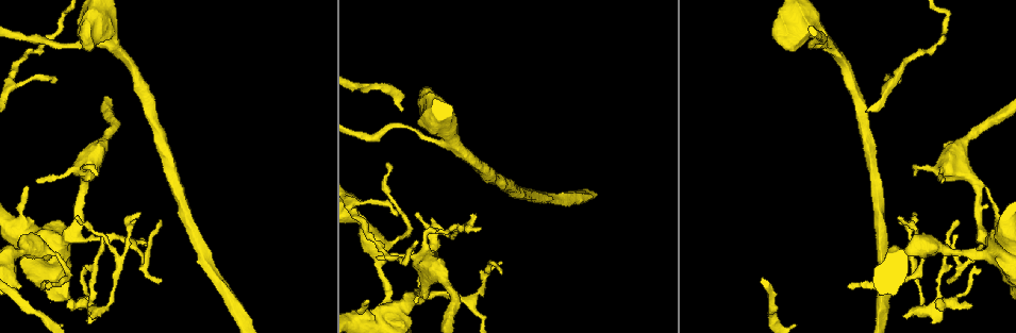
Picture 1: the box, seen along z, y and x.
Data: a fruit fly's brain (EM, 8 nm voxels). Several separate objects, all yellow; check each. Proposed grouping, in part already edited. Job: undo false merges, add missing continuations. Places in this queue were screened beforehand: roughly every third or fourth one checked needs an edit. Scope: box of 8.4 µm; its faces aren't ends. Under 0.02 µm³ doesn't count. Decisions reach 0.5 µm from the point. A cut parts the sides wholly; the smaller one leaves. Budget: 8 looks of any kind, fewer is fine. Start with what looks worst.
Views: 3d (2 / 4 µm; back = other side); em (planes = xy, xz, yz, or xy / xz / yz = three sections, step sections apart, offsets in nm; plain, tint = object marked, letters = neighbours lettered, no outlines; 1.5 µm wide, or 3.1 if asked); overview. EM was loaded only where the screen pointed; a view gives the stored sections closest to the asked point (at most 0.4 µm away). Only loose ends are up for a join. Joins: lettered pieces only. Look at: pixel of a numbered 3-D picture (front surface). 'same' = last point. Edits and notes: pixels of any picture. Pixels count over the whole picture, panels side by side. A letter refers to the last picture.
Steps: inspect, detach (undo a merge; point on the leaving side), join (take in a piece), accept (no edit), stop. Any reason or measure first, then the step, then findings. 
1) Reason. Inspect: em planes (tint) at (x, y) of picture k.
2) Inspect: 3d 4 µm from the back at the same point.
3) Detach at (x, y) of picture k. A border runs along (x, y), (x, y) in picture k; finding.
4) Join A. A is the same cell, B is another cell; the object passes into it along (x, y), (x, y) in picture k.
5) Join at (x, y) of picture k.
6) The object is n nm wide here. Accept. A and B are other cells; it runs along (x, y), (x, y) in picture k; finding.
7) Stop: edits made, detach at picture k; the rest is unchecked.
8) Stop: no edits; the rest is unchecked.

Thin end. Inspect: 3d 4 µm at (47, 289) of picture 1.

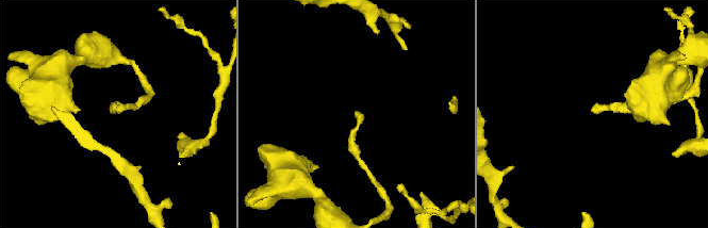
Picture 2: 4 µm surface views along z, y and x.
Now the EM. Inspect: em planes (letters) at (596, 111) of picture 2.

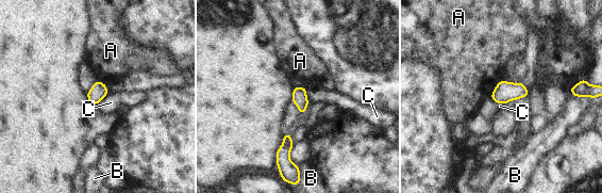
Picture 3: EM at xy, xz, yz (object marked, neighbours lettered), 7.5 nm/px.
Accept. A, B and C are other cells; a border runs along (305, 89), (305, 95), (310, 102) in picture 3; none of them fits.

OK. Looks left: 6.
Tapers out. Inspect: em xy step 4 (letters) at (898, 218) of picture 1.

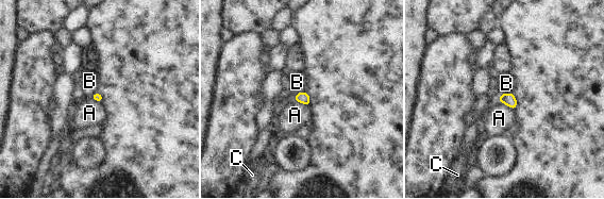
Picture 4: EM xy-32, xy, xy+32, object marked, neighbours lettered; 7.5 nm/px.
Another direction. Inspect: em planes (letters) at the same point.

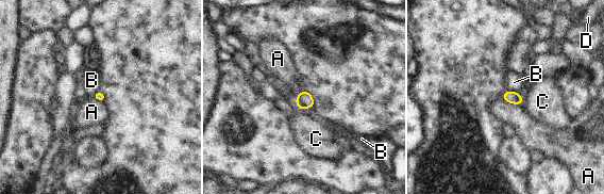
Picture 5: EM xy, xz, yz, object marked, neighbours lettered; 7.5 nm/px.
Accept. A, B, C and D are other cells; a border runs along (502, 97), (507, 101), (522, 104) in picture 5; none of them fits.

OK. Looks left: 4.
Thin end. Inspect: em planes (tint) at (55, 79) of picture 1.

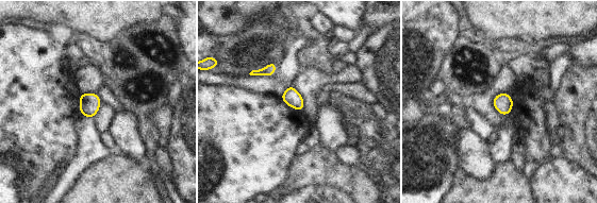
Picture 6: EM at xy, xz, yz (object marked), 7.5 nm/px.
Inspect: em planes (letters) at the same point.

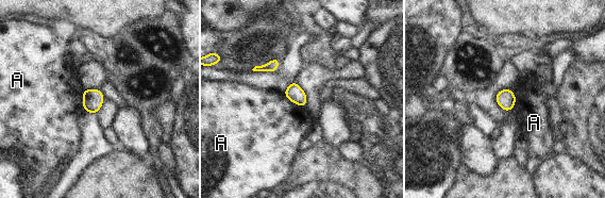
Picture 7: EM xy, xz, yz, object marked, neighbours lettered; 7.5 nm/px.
Accept. A is another cell; a border runs along (283, 93), (295, 103), (304, 108) in picture 7; no lettered piece goes on from it.

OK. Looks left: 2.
Stop: no edits; the rest is unchecked.

